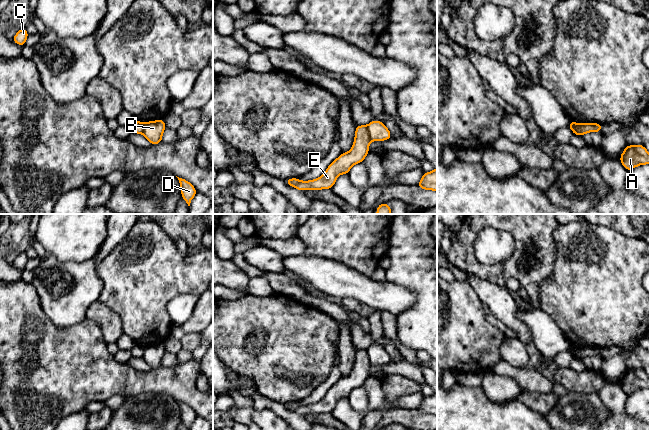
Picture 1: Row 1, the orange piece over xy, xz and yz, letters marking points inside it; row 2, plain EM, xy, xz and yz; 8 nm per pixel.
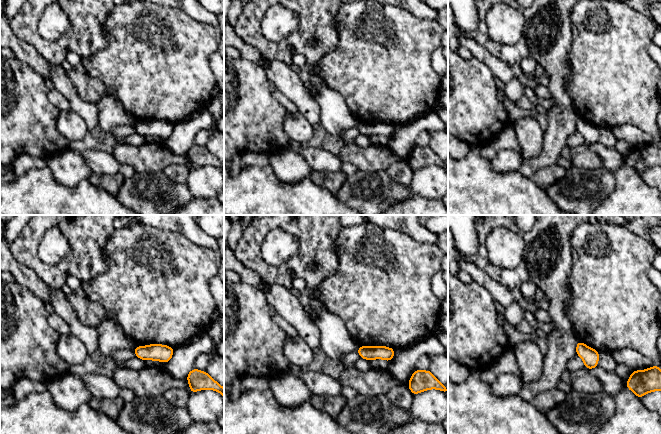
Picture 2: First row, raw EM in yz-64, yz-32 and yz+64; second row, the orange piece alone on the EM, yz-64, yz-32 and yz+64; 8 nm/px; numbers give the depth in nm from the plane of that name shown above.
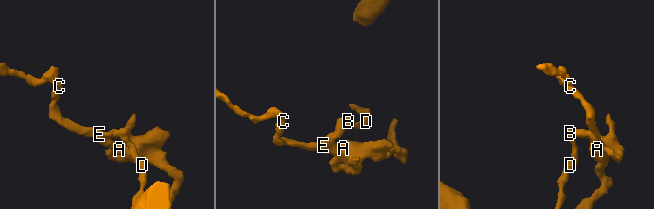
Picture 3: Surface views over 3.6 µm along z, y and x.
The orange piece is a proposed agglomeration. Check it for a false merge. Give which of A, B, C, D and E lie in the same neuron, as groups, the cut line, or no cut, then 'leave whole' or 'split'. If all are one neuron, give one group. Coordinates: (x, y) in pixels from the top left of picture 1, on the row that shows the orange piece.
A C E / B D | xz (366, 126), (371, 140) | split

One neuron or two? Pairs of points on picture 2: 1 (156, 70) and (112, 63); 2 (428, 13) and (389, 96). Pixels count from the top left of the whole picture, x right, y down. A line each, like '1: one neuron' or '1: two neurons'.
1: one neuron
2: two neurons

